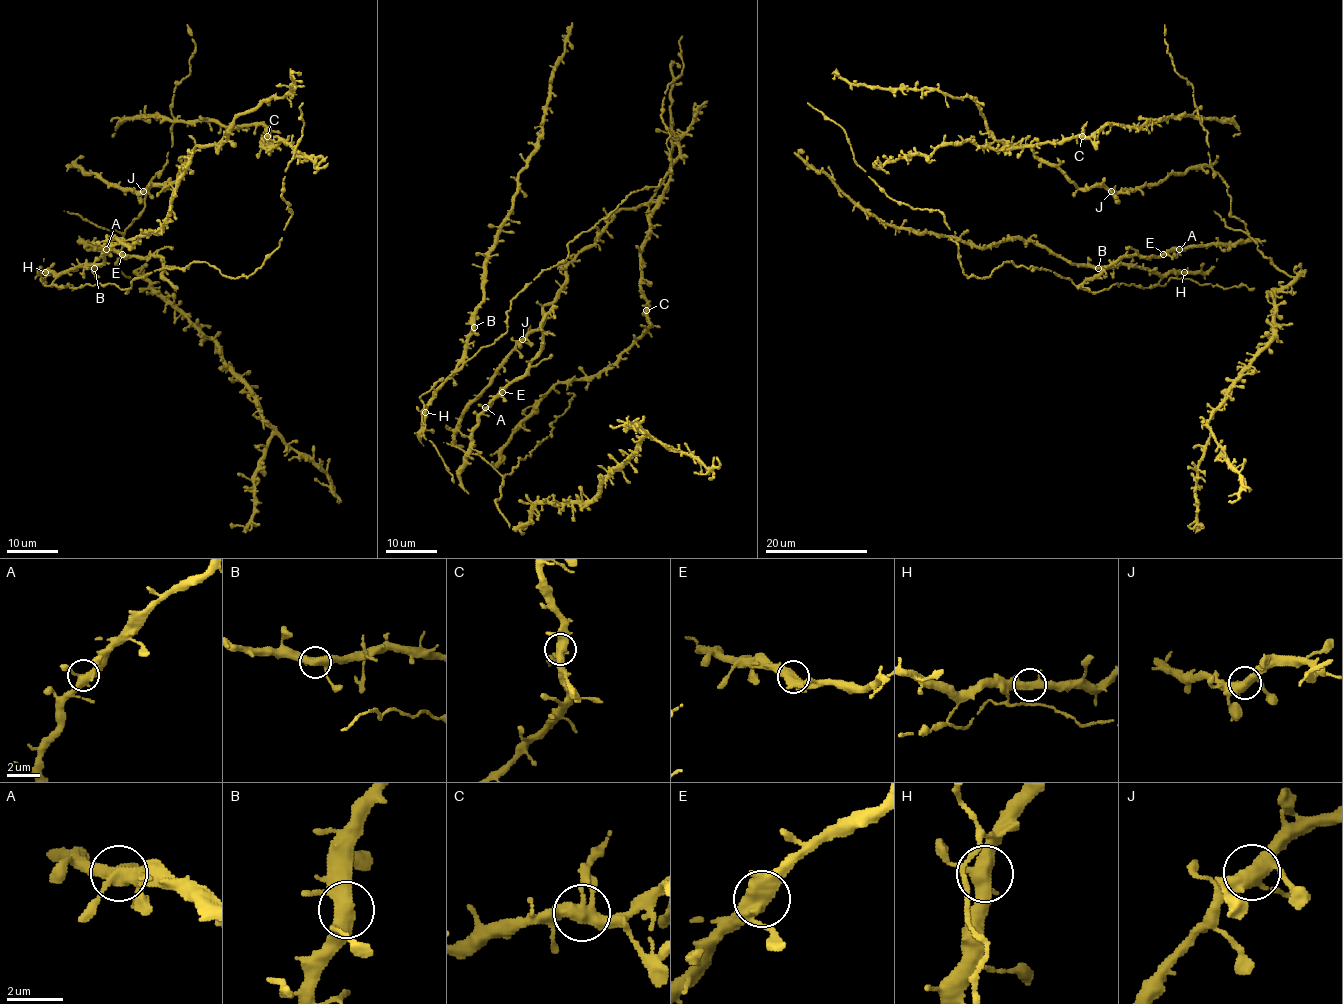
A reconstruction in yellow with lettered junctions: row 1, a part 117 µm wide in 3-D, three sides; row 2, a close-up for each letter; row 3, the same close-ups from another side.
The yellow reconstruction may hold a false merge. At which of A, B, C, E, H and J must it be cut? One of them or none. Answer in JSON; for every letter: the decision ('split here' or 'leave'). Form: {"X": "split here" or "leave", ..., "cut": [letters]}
{"A": "leave", "B": "leave", "C": "leave", "E": "leave", "H": "leave", "J": "leave", "cut": []}

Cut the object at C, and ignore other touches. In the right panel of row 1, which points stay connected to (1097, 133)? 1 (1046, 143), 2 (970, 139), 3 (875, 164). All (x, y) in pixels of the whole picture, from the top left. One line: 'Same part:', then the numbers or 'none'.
Same part: none

